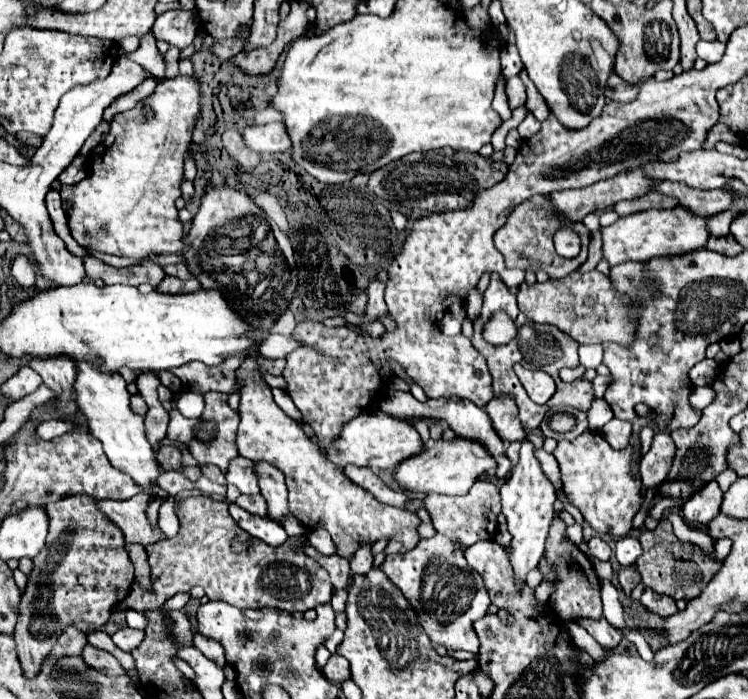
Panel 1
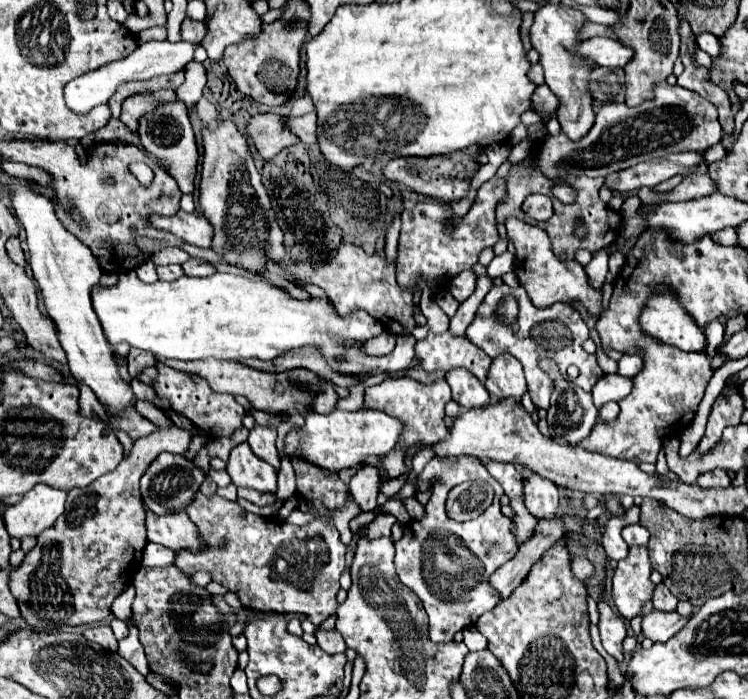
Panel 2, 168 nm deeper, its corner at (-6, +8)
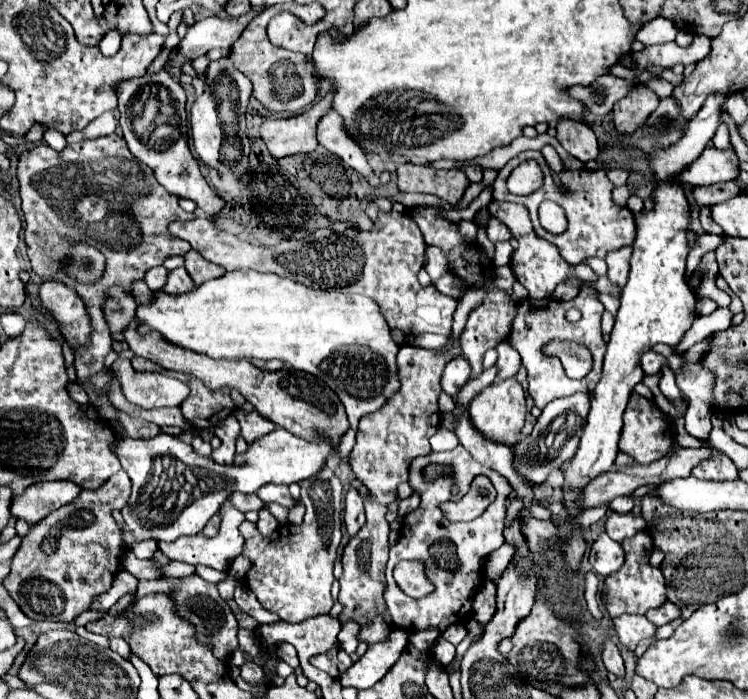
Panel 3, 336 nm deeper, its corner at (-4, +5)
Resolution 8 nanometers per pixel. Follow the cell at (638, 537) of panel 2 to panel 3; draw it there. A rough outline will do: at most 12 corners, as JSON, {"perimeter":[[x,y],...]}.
{"perimeter":[[610,512],[606,534],[620,542],[646,528],[642,516]]}

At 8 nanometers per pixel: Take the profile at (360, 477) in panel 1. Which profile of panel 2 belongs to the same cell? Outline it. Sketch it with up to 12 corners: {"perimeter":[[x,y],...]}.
{"perimeter":[[362,465],[348,483],[362,511],[378,507],[380,469]]}

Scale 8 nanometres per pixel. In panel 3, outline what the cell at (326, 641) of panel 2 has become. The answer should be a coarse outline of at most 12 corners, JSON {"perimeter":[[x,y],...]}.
{"perimeter":[[312,616],[300,624],[260,624],[258,640],[290,640],[300,664],[324,654],[340,632],[338,618]]}

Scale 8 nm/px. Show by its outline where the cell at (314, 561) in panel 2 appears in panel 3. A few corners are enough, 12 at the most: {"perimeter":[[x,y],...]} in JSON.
{"perimeter":[[302,480],[300,526],[240,526],[244,580],[284,622],[330,612],[342,484]]}

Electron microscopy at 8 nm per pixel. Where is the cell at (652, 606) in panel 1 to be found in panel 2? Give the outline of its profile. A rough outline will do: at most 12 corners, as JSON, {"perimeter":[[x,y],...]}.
{"perimeter":[[666,585],[654,589],[654,609],[676,611],[678,599]]}

